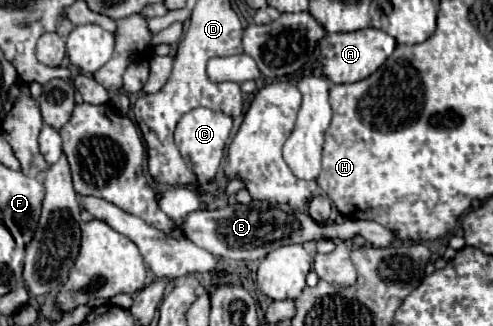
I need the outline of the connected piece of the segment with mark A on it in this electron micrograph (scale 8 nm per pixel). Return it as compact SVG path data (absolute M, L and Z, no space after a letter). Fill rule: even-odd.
M366 27L352 33L328 33L320 41L320 53L322 53L322 73L332 83L356 83L372 75L394 51L396 41L386 35L382 29Z

